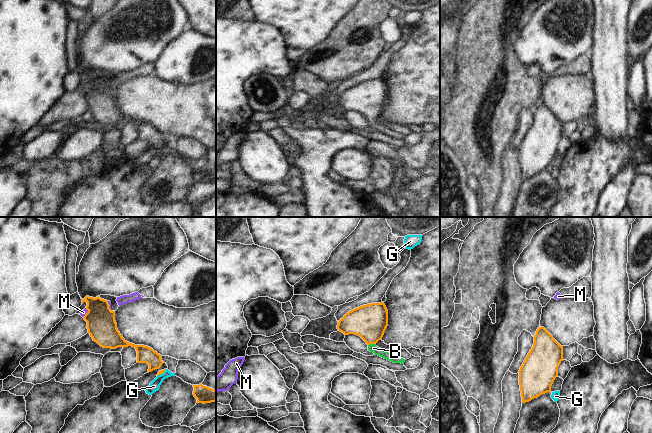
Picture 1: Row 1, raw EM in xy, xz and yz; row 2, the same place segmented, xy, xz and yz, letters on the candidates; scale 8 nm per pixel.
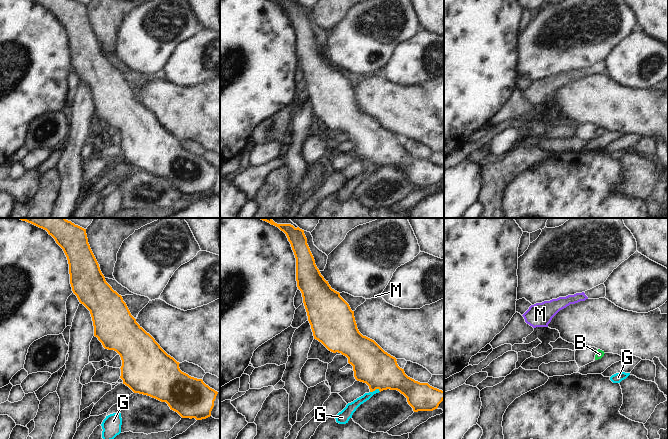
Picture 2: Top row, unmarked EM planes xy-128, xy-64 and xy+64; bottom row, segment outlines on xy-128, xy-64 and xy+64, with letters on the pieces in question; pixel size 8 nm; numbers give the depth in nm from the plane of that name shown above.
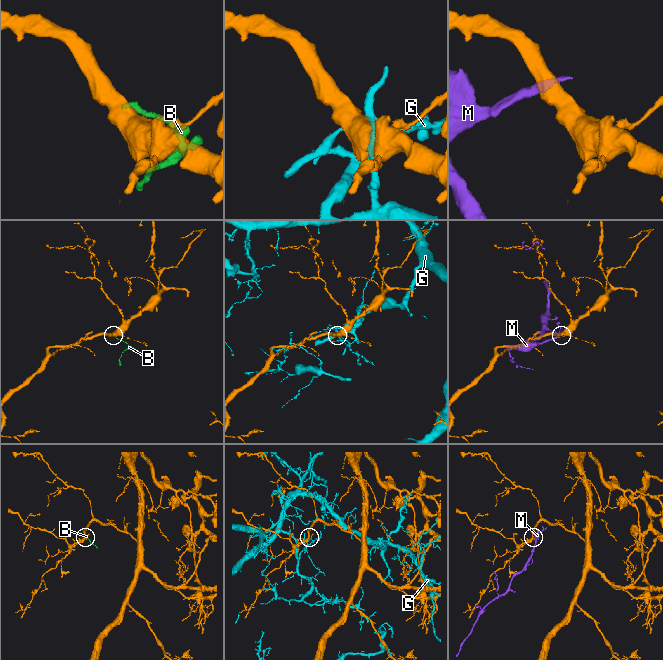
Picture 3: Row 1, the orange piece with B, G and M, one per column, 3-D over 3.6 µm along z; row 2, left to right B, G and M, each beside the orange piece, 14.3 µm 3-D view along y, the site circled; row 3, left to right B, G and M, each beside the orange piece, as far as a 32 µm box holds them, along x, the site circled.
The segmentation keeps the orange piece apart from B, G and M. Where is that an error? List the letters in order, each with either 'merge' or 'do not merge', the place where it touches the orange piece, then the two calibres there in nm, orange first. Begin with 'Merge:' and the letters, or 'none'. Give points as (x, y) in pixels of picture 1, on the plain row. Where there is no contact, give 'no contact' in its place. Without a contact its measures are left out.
Merge: B
B: merge; contact xz (371, 119); calibres 280 and 70 nm
G: do not merge; contact xy (161, 149); calibres 30 and 90 nm
M: do not merge; contact xy (86, 89); calibres 240 and 50 nm

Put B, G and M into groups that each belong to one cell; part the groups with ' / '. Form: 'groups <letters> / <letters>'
groups B / G / M

